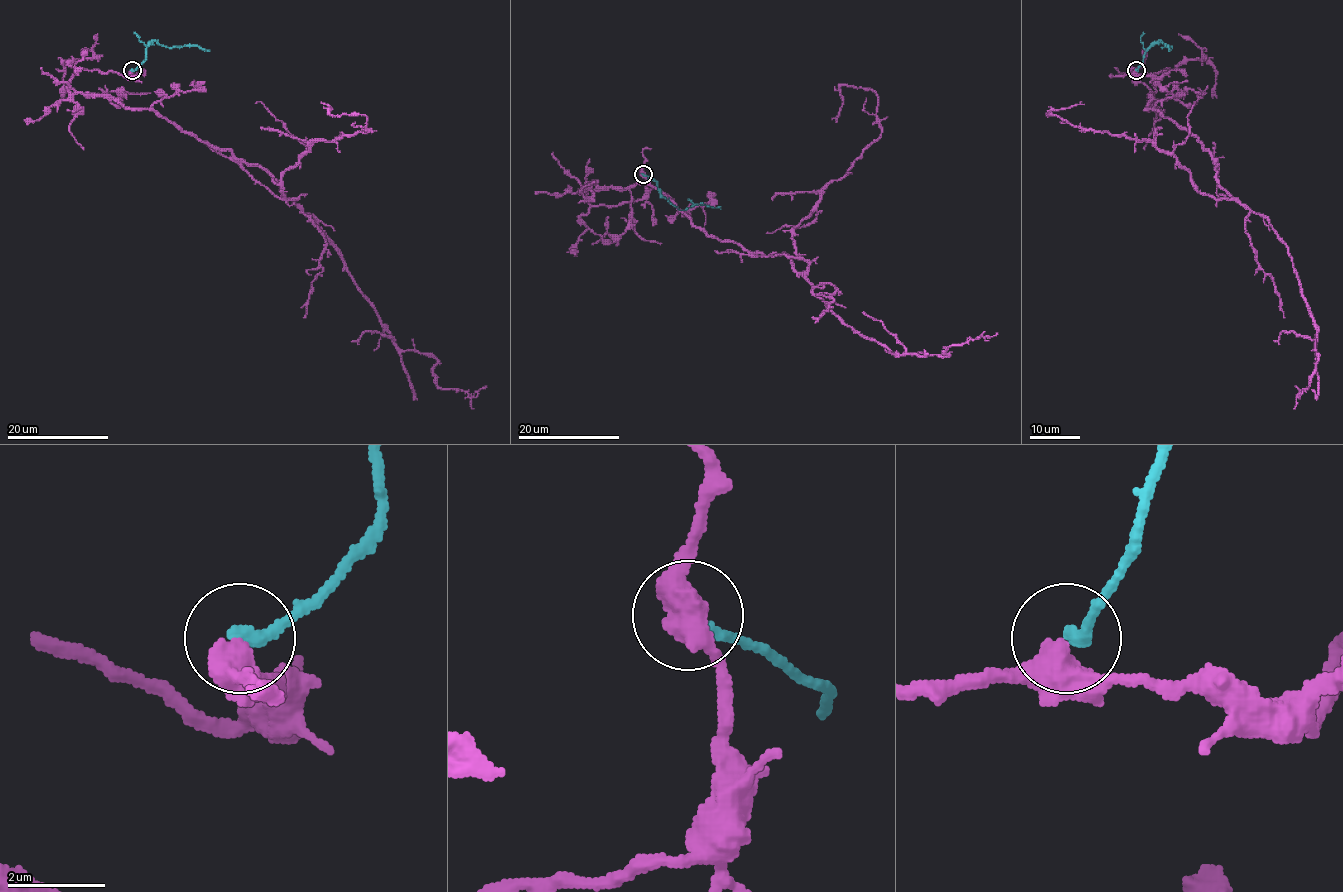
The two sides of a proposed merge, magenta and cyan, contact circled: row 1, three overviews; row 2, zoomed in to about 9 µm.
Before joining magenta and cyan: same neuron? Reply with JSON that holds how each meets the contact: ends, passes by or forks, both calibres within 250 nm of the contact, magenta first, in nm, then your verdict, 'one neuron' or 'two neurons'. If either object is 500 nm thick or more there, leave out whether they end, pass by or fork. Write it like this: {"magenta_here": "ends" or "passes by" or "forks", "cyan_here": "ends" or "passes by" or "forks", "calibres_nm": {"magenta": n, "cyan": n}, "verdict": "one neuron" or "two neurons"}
{"magenta_here": "passes by", "cyan_here": "ends", "calibres_nm": {"magenta": 440, "cyan": 280}, "verdict": "two neurons"}

